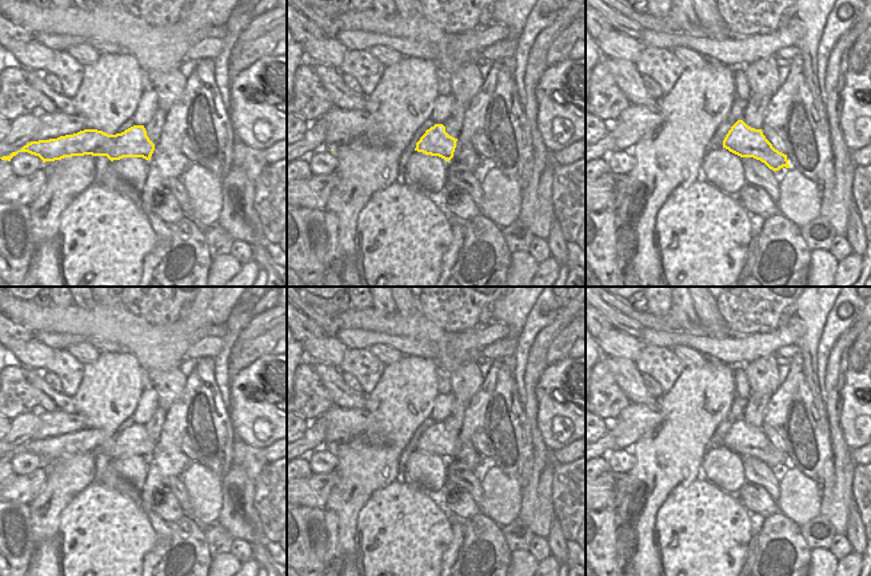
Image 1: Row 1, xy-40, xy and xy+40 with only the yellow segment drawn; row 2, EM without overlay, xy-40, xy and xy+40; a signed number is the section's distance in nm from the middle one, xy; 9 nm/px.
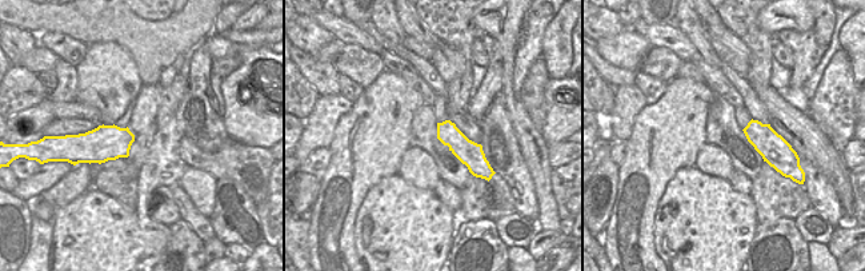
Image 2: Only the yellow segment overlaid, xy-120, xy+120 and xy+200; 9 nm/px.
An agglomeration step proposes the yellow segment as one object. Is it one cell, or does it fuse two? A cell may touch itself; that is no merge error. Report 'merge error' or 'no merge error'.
merge error

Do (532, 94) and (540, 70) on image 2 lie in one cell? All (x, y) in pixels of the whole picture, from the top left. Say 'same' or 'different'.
same

